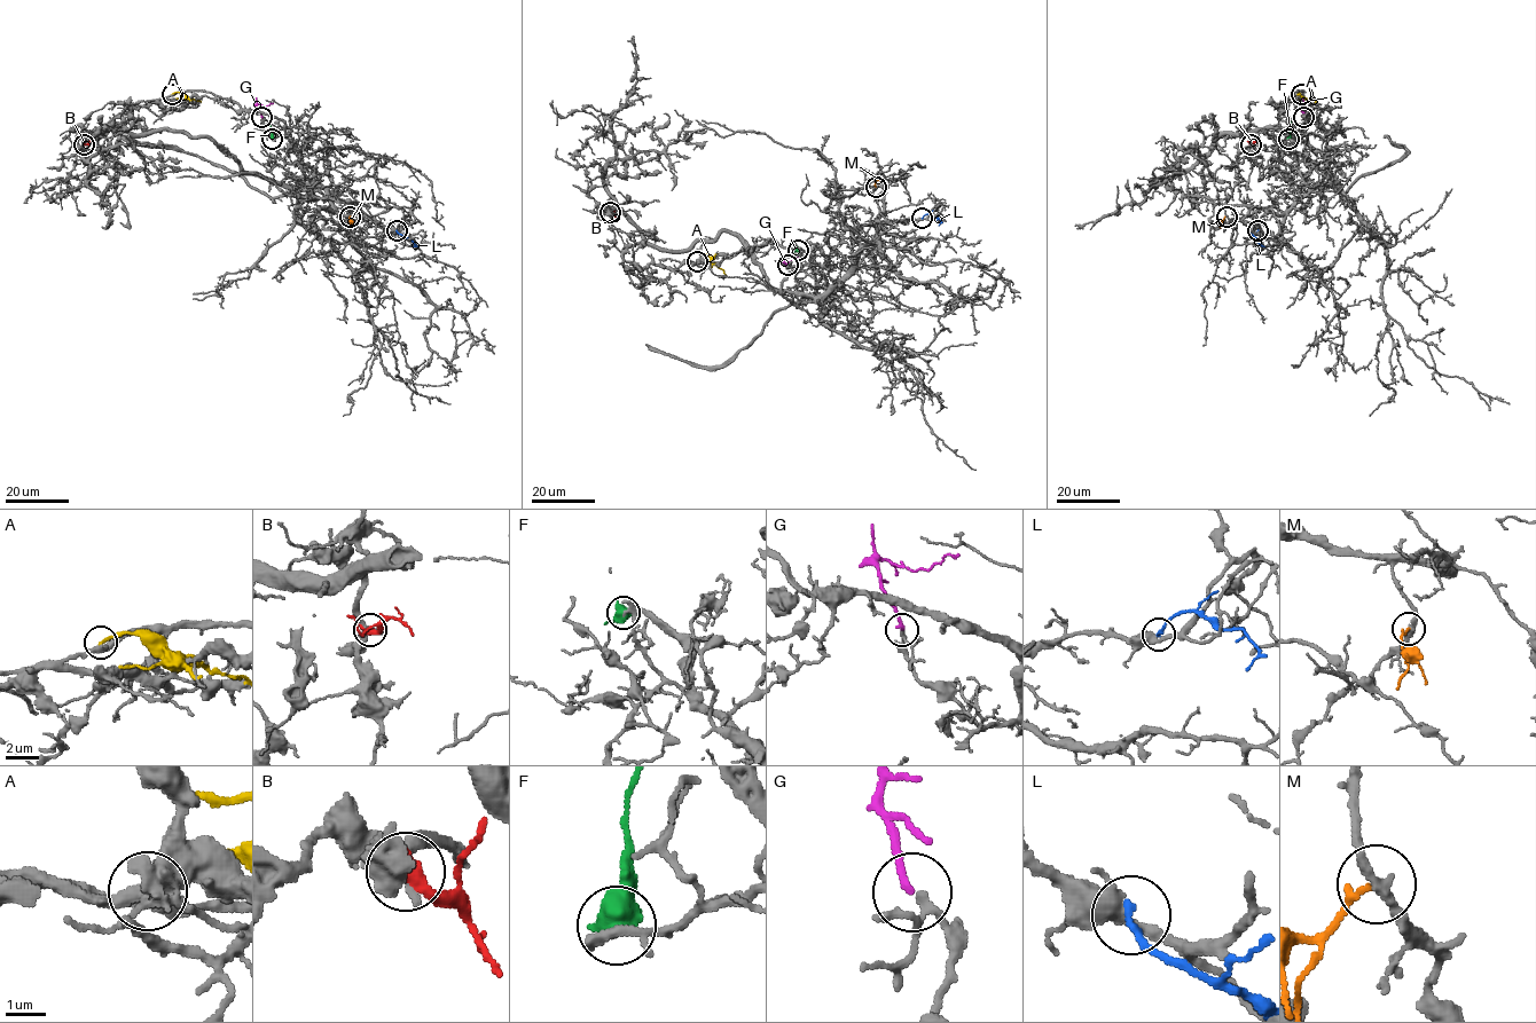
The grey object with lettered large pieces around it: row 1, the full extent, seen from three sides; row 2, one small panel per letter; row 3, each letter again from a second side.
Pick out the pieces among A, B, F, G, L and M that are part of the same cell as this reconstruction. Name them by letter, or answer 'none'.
G

